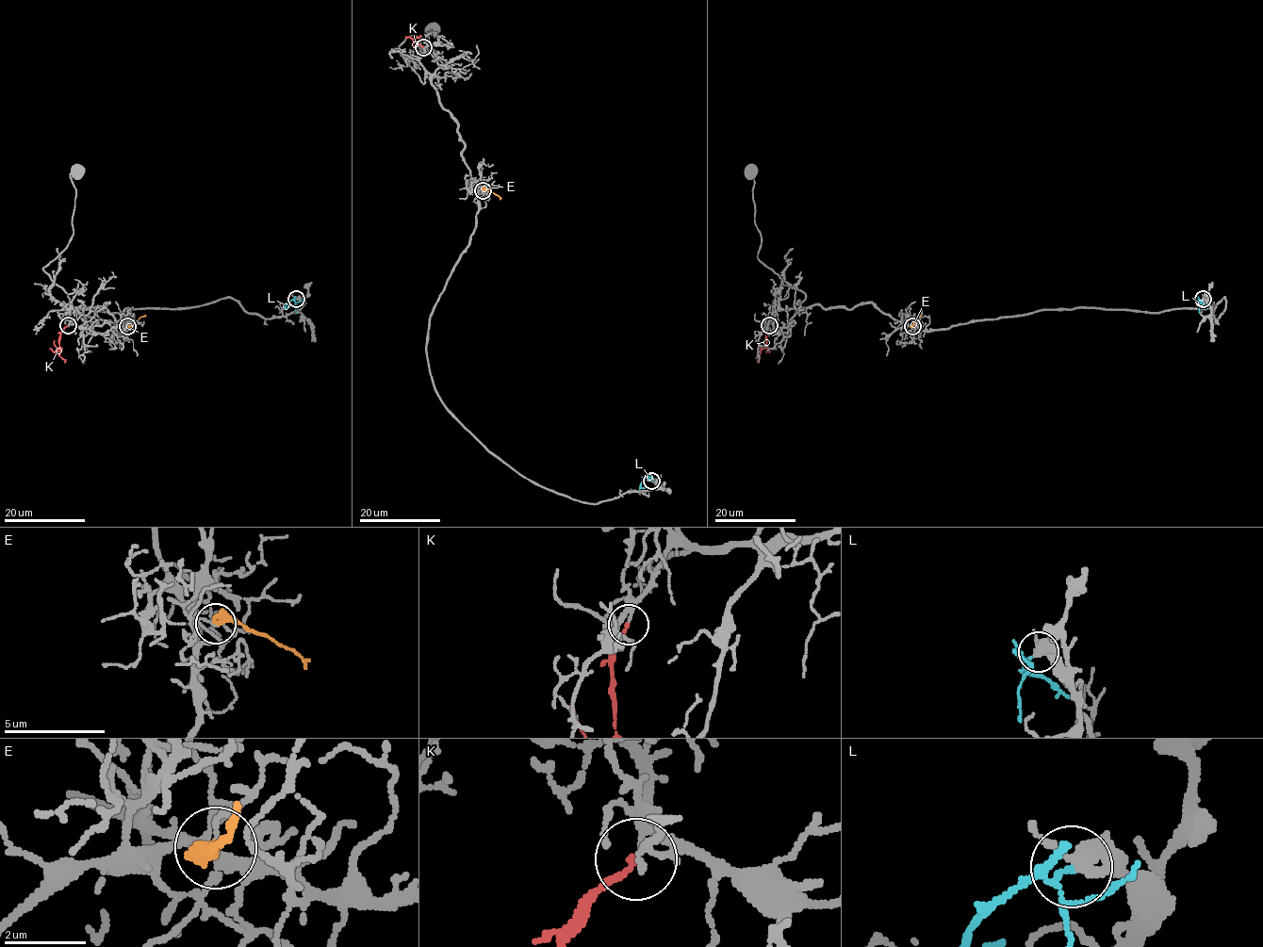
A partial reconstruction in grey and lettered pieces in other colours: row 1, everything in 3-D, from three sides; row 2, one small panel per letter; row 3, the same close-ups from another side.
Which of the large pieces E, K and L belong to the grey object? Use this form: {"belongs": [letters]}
{"belongs": ["K"]}

